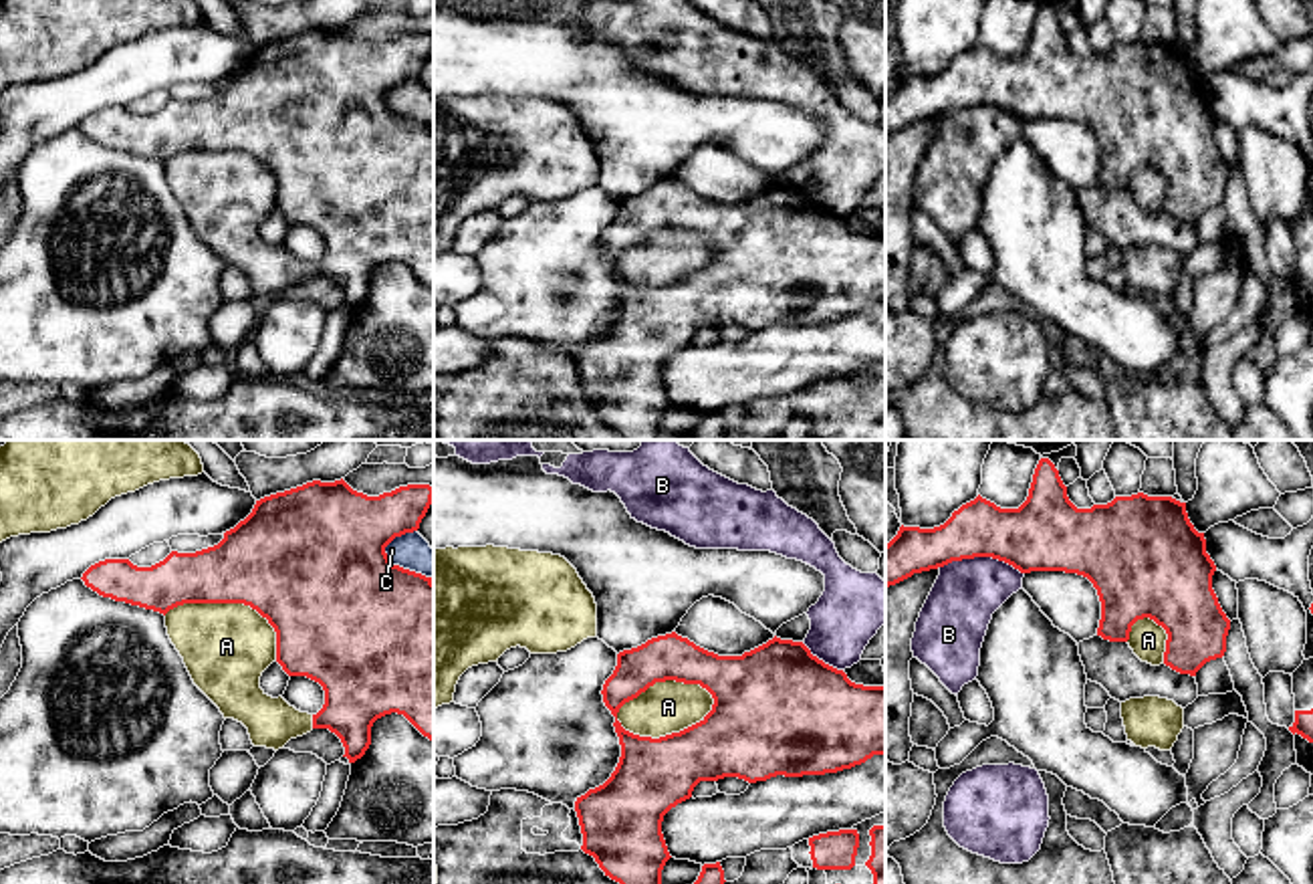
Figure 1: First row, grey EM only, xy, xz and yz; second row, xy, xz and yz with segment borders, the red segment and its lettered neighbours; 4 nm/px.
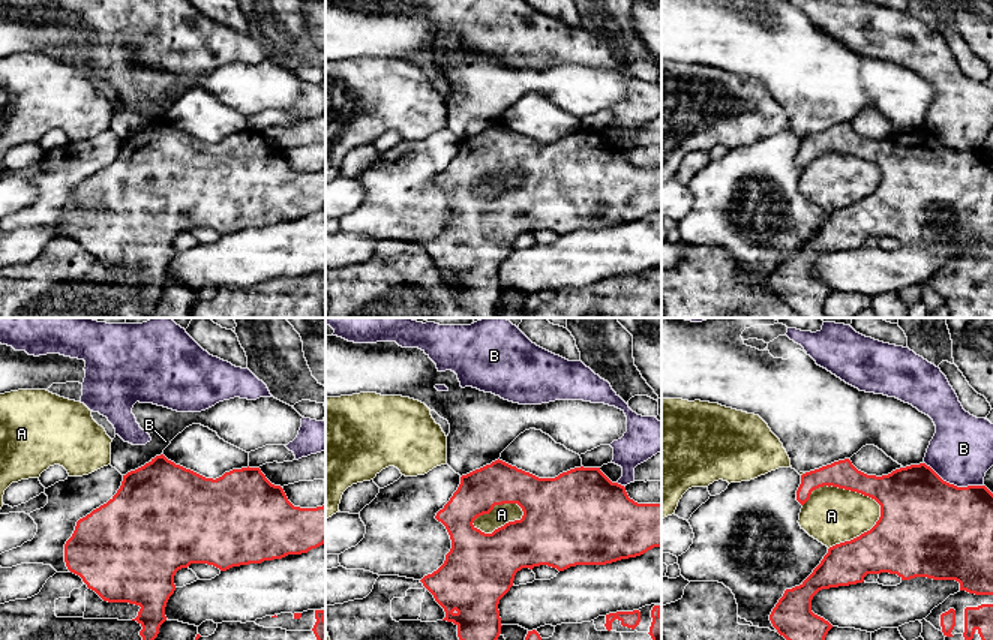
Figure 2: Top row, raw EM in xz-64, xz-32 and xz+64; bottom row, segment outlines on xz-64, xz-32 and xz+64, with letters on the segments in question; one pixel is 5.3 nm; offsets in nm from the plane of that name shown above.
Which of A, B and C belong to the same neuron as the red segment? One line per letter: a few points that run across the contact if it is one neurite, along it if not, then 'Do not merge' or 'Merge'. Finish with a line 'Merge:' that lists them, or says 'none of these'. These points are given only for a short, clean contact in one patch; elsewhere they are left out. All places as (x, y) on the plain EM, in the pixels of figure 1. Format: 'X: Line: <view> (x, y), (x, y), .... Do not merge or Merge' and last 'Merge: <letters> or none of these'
A: Merge
B: Do not merge
C: Do not merge
Merge: A

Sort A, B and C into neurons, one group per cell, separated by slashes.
A / B / C

